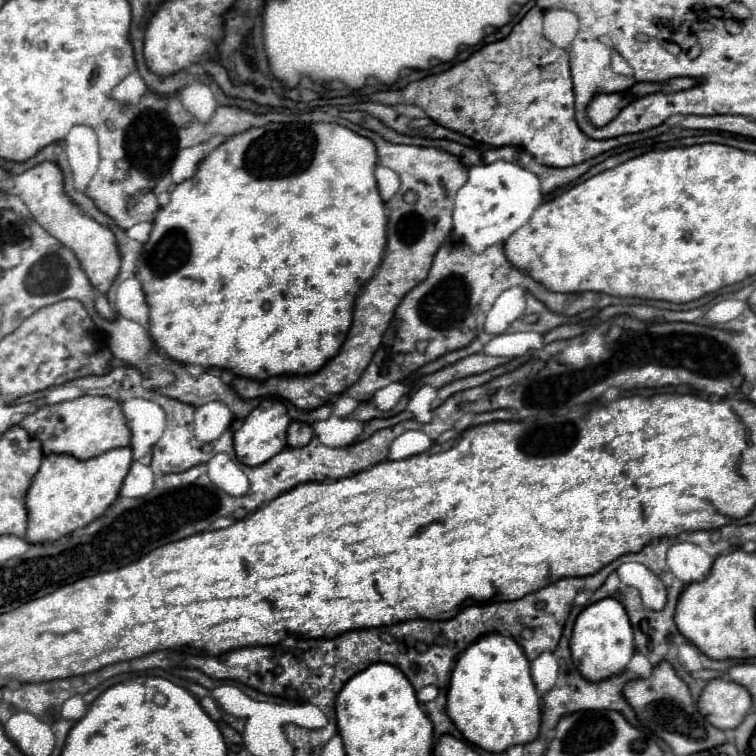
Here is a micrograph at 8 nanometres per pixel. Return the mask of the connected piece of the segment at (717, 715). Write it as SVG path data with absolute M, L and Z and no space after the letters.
M716 678L702 690L698 710L720 730L736 728L752 710L752 698L744 686Z

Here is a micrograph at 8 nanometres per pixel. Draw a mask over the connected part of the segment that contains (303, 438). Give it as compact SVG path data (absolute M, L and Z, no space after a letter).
M292 422L288 428L288 446L298 448L298 446L306 446L314 436L314 428L312 424L306 422Z

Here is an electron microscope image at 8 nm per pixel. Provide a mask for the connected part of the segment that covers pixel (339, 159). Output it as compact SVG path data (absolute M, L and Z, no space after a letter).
M270 122L266 126L260 126L260 128L250 128L246 132L240 132L236 136L232 136L230 140L222 142L218 148L214 148L200 164L198 172L180 182L172 194L170 194L170 204L166 204L164 208L160 208L156 220L154 220L154 228L150 232L150 240L144 244L144 252L142 252L142 258L140 258L140 264L138 264L138 280L142 280L142 288L146 292L146 300L150 304L150 334L154 336L154 342L160 350L164 350L170 358L182 362L182 364L200 364L200 366L206 366L206 368L228 368L230 372L238 374L238 376L258 376L258 380L266 380L266 376L280 376L282 372L318 372L318 368L322 368L322 364L326 364L326 360L330 360L330 356L336 356L338 348L342 346L342 340L346 338L346 332L352 324L352 308L356 296L358 296L358 290L374 276L374 270L380 266L382 262L382 254L384 254L384 248L386 248L386 208L384 208L384 200L380 198L380 192L378 192L378 186L376 186L376 178L374 178L374 168L376 168L376 162L378 162L378 156L376 156L376 148L374 148L374 142L370 138L364 138L356 132L352 132L350 128L346 126L340 126L340 124L326 124L326 122L320 122L320 124L278 124L278 122Z

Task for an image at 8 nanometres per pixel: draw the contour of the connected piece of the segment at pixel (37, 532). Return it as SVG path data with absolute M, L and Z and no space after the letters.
M114 448L100 456L78 460L70 454L46 454L32 486L26 494L28 508L28 542L60 540L92 520L100 518L108 506L118 498L120 486L132 466L132 448Z

